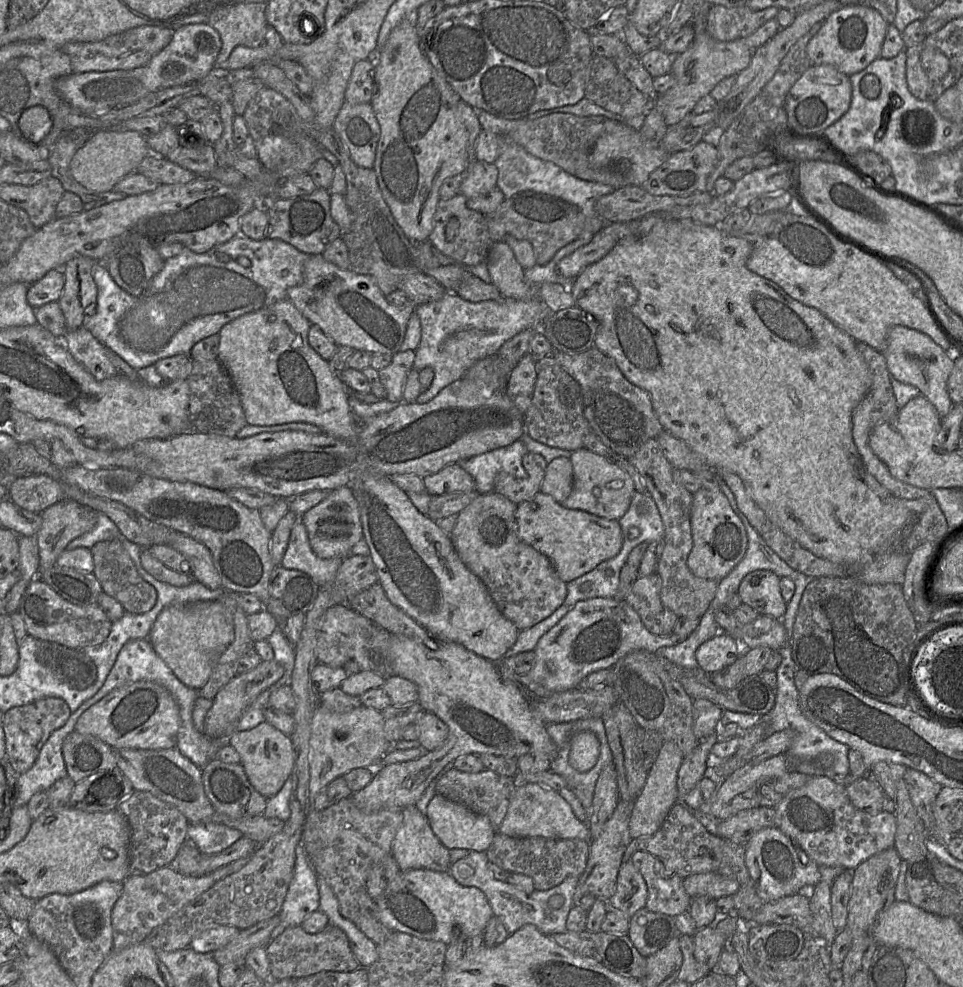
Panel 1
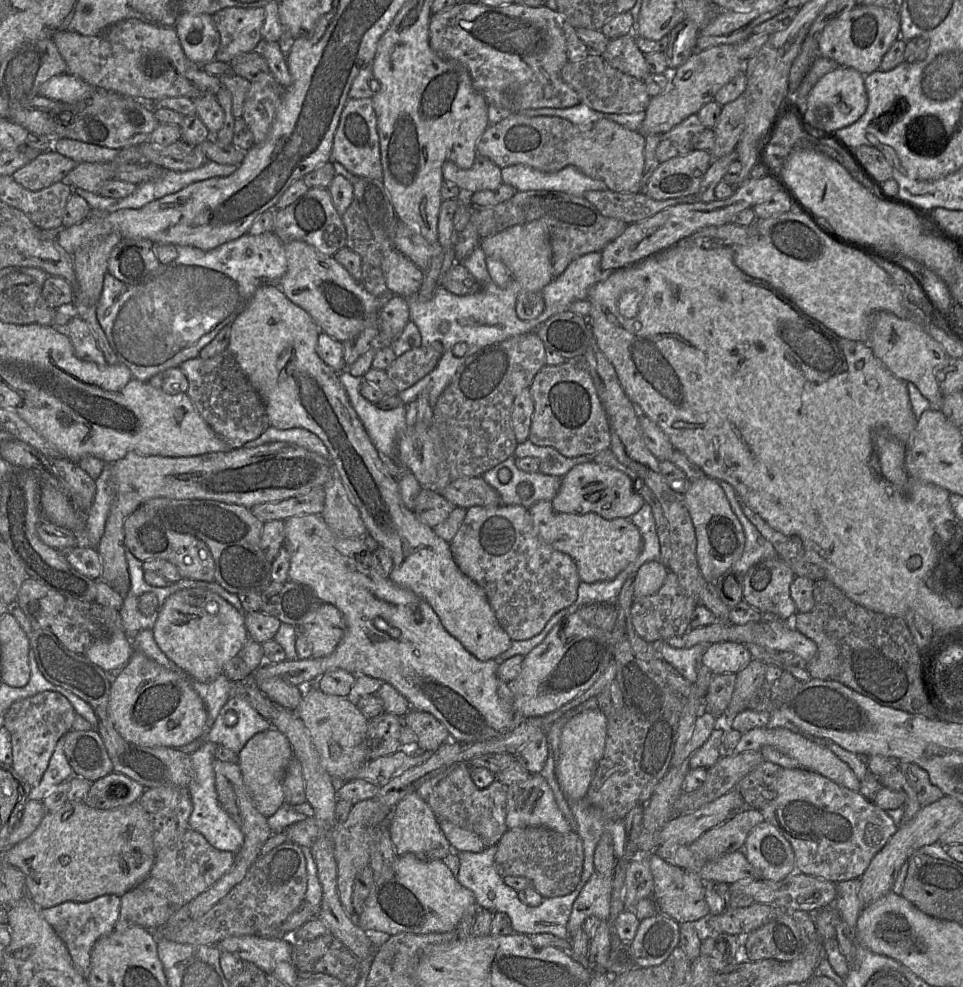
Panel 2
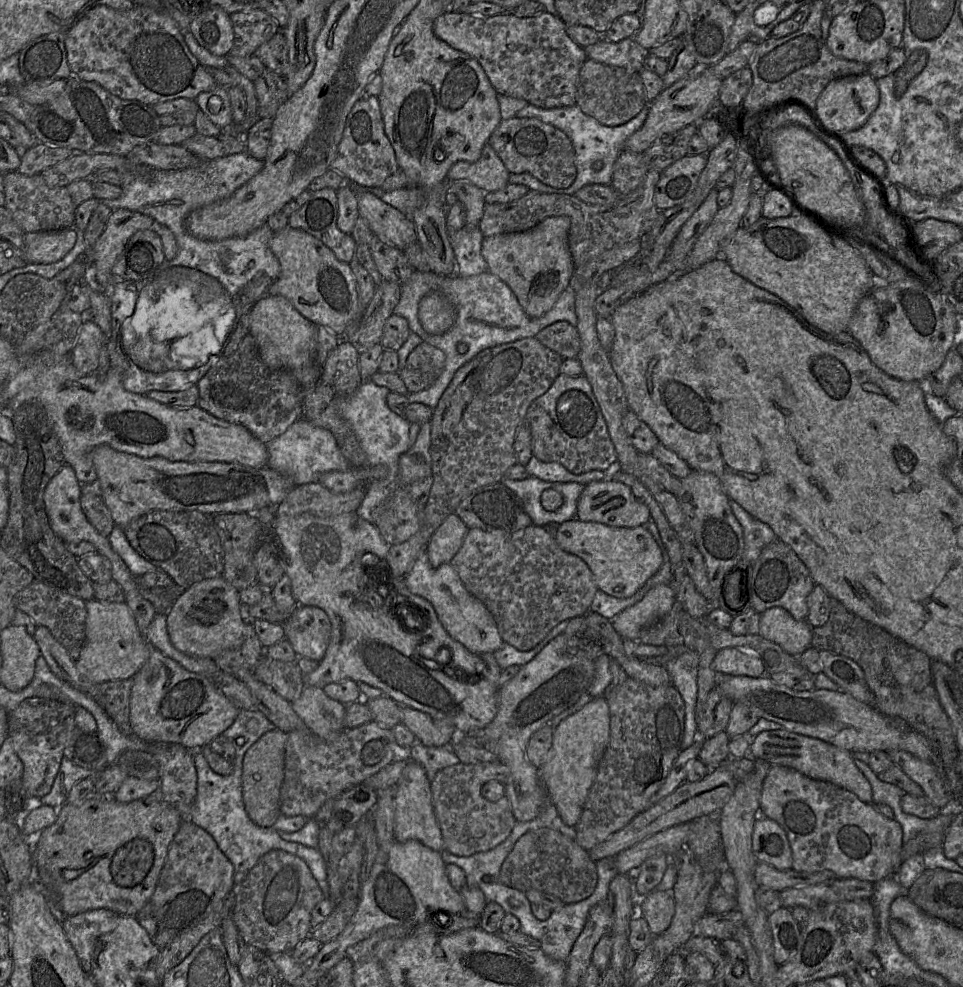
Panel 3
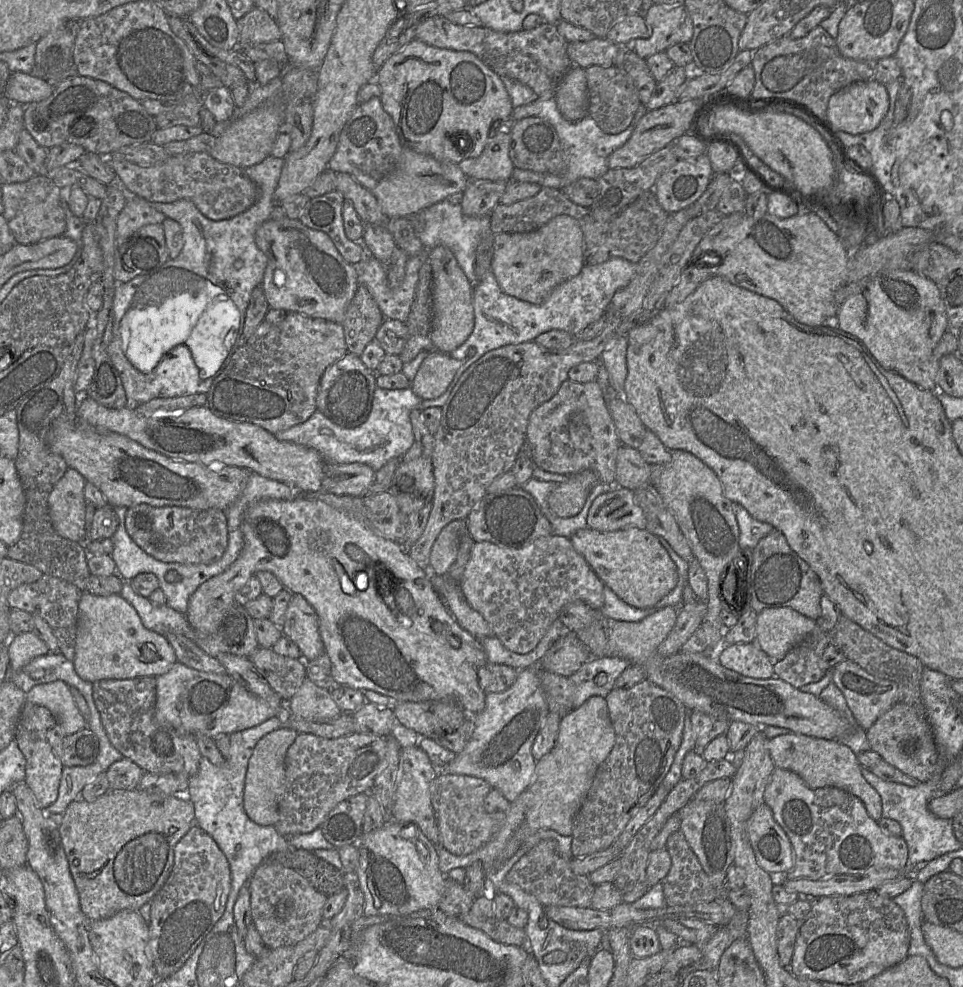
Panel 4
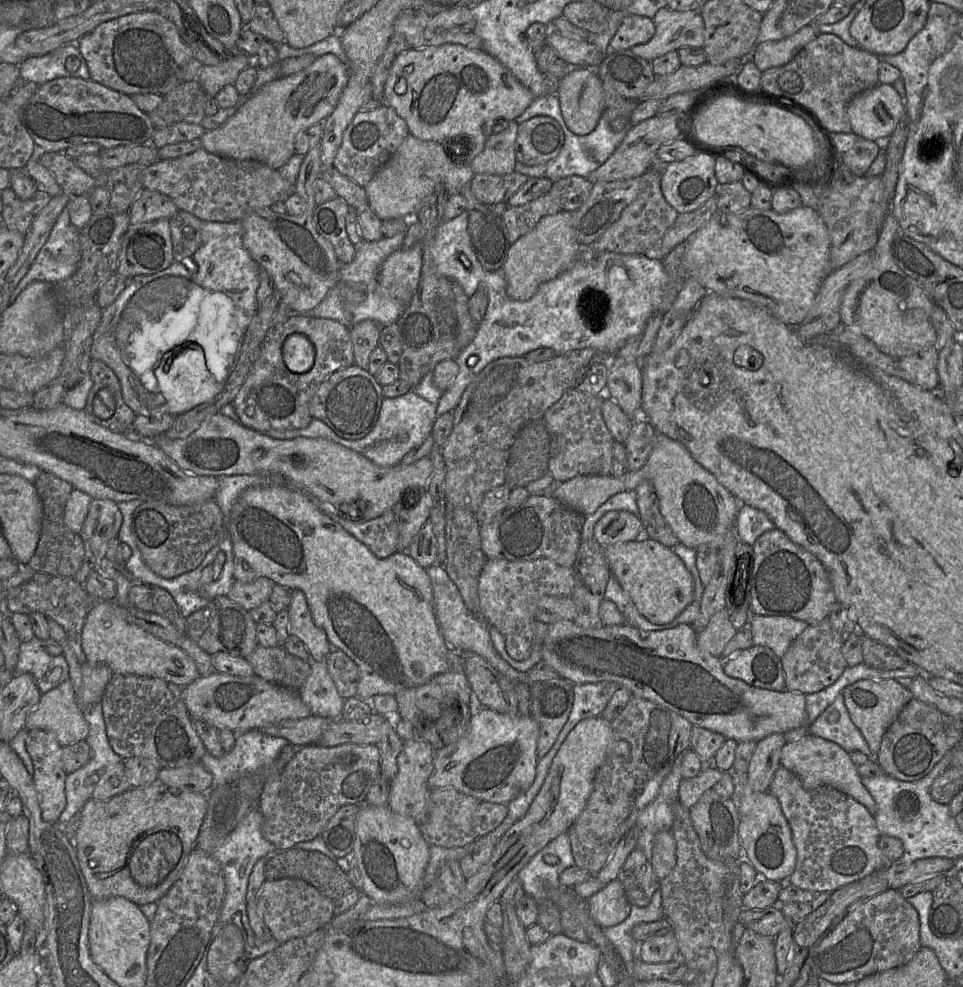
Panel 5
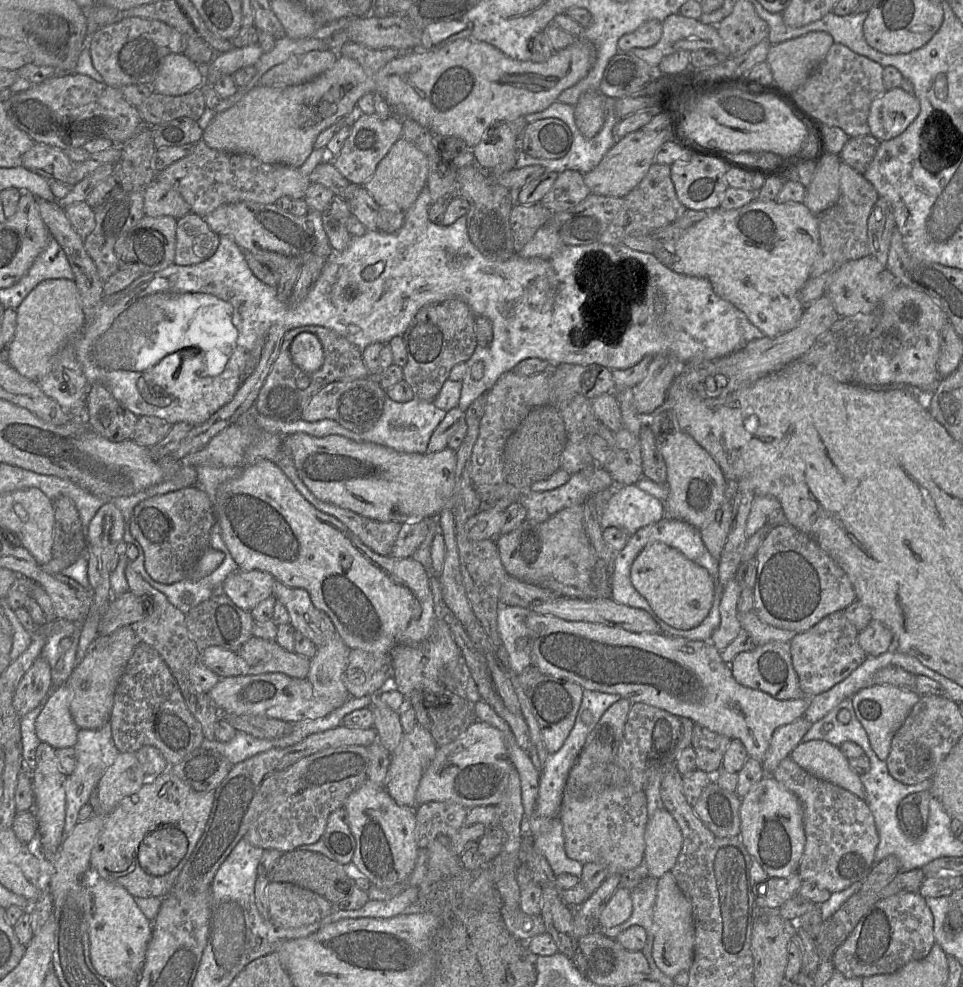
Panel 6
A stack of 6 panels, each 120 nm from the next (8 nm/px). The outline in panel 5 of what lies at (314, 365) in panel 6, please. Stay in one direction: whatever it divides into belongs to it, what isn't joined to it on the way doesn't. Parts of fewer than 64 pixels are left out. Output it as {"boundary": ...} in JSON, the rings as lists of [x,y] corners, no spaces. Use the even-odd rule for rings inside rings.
{"boundary":[[[293,333],[284,341],[283,361],[294,373],[305,373],[311,369],[315,360],[315,349],[311,341],[301,333]]]}

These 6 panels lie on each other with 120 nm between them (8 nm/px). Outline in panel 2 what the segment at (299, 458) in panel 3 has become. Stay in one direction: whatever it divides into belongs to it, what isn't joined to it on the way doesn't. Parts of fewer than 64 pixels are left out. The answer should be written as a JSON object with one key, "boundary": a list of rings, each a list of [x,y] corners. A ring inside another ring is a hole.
{"boundary":[[[269,427],[258,438],[248,441],[244,447],[252,448],[271,442],[288,442],[314,452],[321,457],[331,460],[327,447],[322,440],[305,428],[278,429]]]}

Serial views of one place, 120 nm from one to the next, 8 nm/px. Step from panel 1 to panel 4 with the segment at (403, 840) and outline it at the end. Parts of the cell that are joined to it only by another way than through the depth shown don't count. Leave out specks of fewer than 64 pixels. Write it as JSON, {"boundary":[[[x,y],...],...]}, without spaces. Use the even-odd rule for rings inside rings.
{"boundary":[[[418,745],[402,748],[399,762],[398,784],[392,819],[399,823],[412,823],[436,846],[440,845],[439,829],[431,802],[431,787],[437,777],[437,770],[432,765],[427,753]]]}

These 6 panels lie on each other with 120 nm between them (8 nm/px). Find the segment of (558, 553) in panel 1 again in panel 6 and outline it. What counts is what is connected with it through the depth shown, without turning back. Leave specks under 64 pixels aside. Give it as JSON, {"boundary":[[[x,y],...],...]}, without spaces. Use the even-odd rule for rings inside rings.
{"boundary":[[[657,542],[643,548],[631,566],[630,578],[655,615],[673,628],[689,630],[698,626],[712,607],[714,580],[708,571],[663,543]]]}

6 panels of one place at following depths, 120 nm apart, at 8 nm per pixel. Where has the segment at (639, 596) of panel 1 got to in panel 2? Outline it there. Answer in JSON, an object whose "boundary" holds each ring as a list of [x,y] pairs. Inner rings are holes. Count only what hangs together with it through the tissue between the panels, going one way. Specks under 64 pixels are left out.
{"boundary":[[[668,571],[660,590],[651,596],[634,597],[631,606],[631,620],[638,636],[648,643],[666,643],[672,637],[685,634],[690,627],[691,616],[697,602],[685,595],[678,585],[677,576]]]}

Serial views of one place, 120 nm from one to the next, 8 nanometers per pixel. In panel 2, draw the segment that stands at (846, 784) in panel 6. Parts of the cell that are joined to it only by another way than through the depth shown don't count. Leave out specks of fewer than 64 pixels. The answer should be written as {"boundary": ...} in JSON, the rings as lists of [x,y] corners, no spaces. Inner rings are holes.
{"boundary":[[[755,728],[741,735],[735,748],[730,753],[724,754],[740,754],[747,751],[761,752],[764,747],[772,747],[783,754],[795,759],[801,768],[815,772],[828,778],[829,780],[844,786],[851,791],[859,792],[861,780],[857,778],[855,773],[838,756],[836,756],[828,748],[817,744],[802,733],[794,733],[786,728]]]}

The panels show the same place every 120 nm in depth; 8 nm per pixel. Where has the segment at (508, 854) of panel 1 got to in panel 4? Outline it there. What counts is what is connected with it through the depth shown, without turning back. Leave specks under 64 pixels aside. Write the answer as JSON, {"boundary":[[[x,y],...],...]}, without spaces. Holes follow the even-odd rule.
{"boundary":[[[546,839],[524,854],[508,871],[506,880],[517,884],[535,896],[544,907],[568,906],[587,908],[591,906],[596,886],[588,875],[575,874],[570,866],[571,860],[564,858],[555,839]]]}

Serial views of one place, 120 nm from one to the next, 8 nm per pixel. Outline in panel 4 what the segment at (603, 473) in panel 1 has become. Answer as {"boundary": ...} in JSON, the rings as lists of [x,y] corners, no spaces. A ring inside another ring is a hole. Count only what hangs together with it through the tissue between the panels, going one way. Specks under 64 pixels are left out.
{"boundary":[[[613,486],[592,502],[587,515],[587,526],[602,532],[646,529],[646,519],[635,502],[633,491]]]}

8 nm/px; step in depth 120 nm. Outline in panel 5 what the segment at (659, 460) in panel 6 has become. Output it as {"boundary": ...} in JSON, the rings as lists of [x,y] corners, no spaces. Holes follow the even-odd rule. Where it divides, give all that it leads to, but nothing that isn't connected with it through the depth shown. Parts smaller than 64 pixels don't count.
{"boundary":[[[642,481],[635,489],[639,517],[644,535],[669,548],[680,543],[659,510],[658,498],[651,482]]]}

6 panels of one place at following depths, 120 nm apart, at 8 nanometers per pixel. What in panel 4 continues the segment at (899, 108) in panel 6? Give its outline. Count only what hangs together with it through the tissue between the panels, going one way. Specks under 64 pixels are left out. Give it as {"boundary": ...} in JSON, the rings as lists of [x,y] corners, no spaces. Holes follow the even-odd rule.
{"boundary":[[[871,79],[855,82],[833,94],[828,102],[827,120],[837,131],[858,135],[877,128],[888,110],[889,95],[886,86]]]}

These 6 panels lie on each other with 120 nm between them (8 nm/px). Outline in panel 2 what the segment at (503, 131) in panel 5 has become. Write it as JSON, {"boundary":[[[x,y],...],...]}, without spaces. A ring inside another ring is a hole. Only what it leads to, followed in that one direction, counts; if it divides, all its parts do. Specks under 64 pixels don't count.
{"boundary":[[[476,154],[471,168],[461,169],[446,161],[442,166],[443,180],[455,183],[463,193],[473,194],[483,190],[494,190],[502,183],[501,168],[490,159]]]}

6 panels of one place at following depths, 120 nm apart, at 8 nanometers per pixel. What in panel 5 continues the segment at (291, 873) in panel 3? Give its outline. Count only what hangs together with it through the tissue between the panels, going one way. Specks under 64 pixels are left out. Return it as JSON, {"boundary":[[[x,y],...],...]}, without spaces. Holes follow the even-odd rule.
{"boundary":[[[295,878],[265,880],[257,899],[257,911],[275,940],[283,944],[307,936],[327,926],[334,917],[332,899],[323,896],[314,886]]]}

